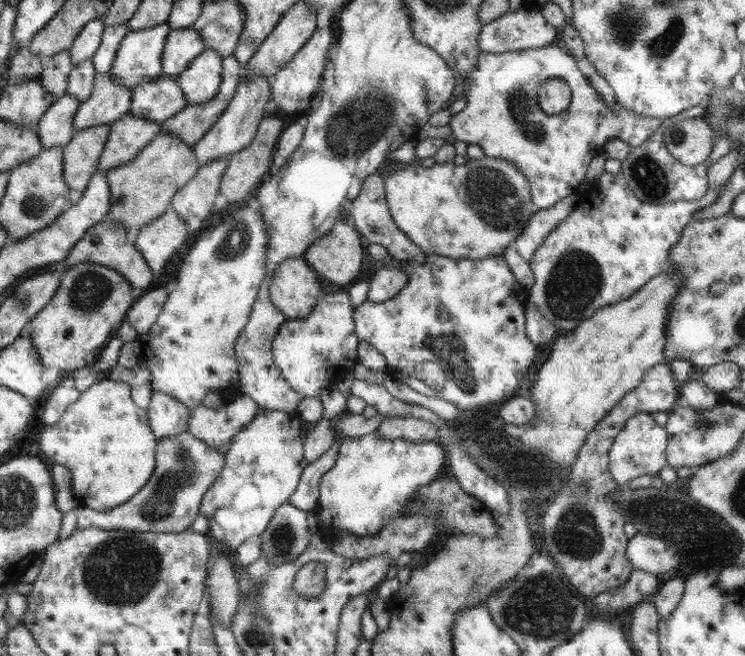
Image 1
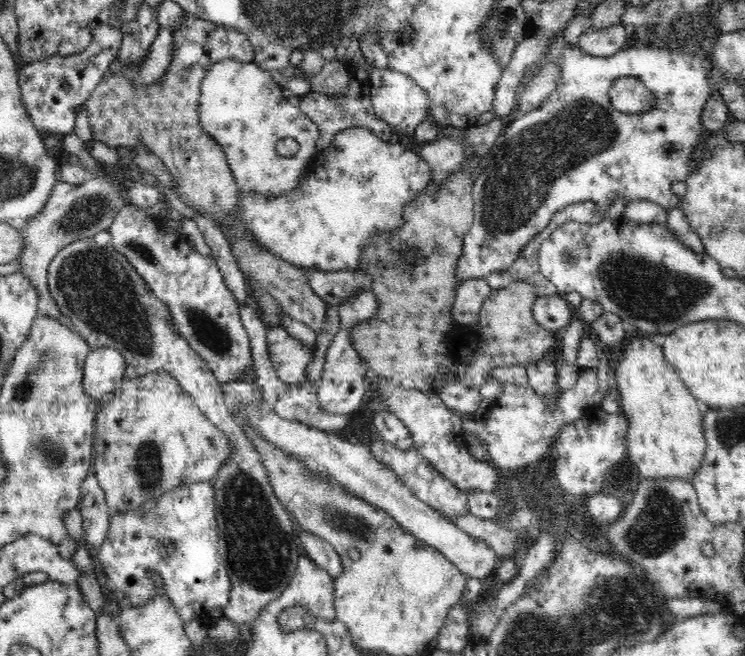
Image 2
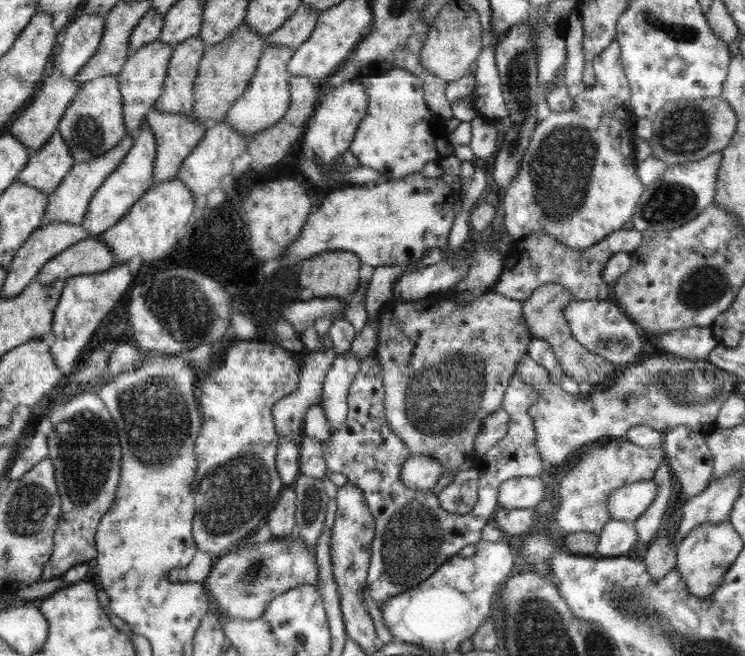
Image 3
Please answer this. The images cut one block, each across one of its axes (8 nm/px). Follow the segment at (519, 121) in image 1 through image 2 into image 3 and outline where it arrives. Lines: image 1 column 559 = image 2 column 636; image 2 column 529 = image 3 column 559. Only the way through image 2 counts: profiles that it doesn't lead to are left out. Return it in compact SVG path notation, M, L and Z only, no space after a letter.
M575 7L572 12L568 15L565 22L566 29L564 29L564 40L566 45L566 62L564 62L561 78L564 84L569 90L570 96L574 98L574 110L572 112L554 112L550 111L550 115L542 120L538 121L534 132L531 134L530 144L524 153L522 158L518 173L516 177L512 179L512 183L505 190L504 198L504 226L506 226L506 233L512 240L526 239L526 236L531 236L534 232L548 234L550 237L558 240L560 244L566 244L568 248L572 248L574 252L578 250L586 250L590 246L594 246L597 242L606 239L612 232L622 229L622 226L628 222L632 221L634 216L634 208L638 205L639 199L642 197L645 186L640 183L640 179L637 178L634 167L636 166L636 161L632 155L632 141L635 139L635 124L637 116L633 114L630 108L630 95L631 90L629 87L628 79L626 78L624 67L621 61L621 48L618 41L614 40L608 45L600 55L597 55L595 59L590 60L592 64L592 70L594 70L594 78L596 81L592 86L586 86L582 81L584 76L584 47L583 47L583 24L581 16L577 8Z

